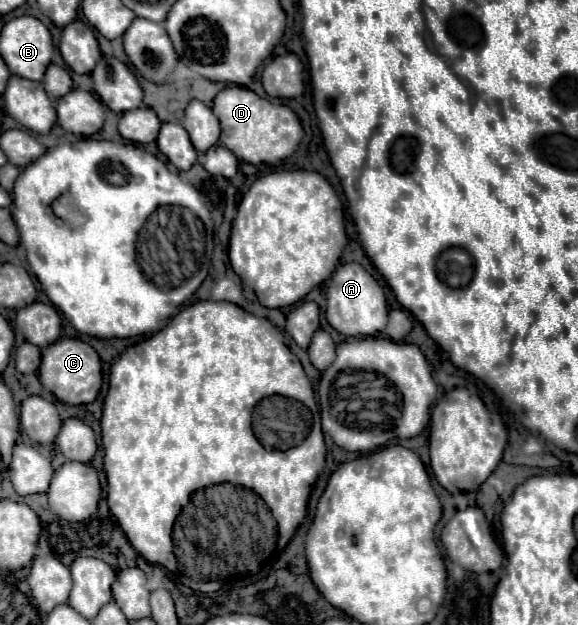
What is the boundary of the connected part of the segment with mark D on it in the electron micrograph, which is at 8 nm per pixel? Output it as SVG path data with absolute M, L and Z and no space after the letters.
M225 87L213 101L213 113L221 123L221 139L219 143L229 147L237 155L237 159L259 165L259 163L277 163L287 159L299 145L301 139L301 123L297 115L285 107L269 103L261 99L247 87Z

